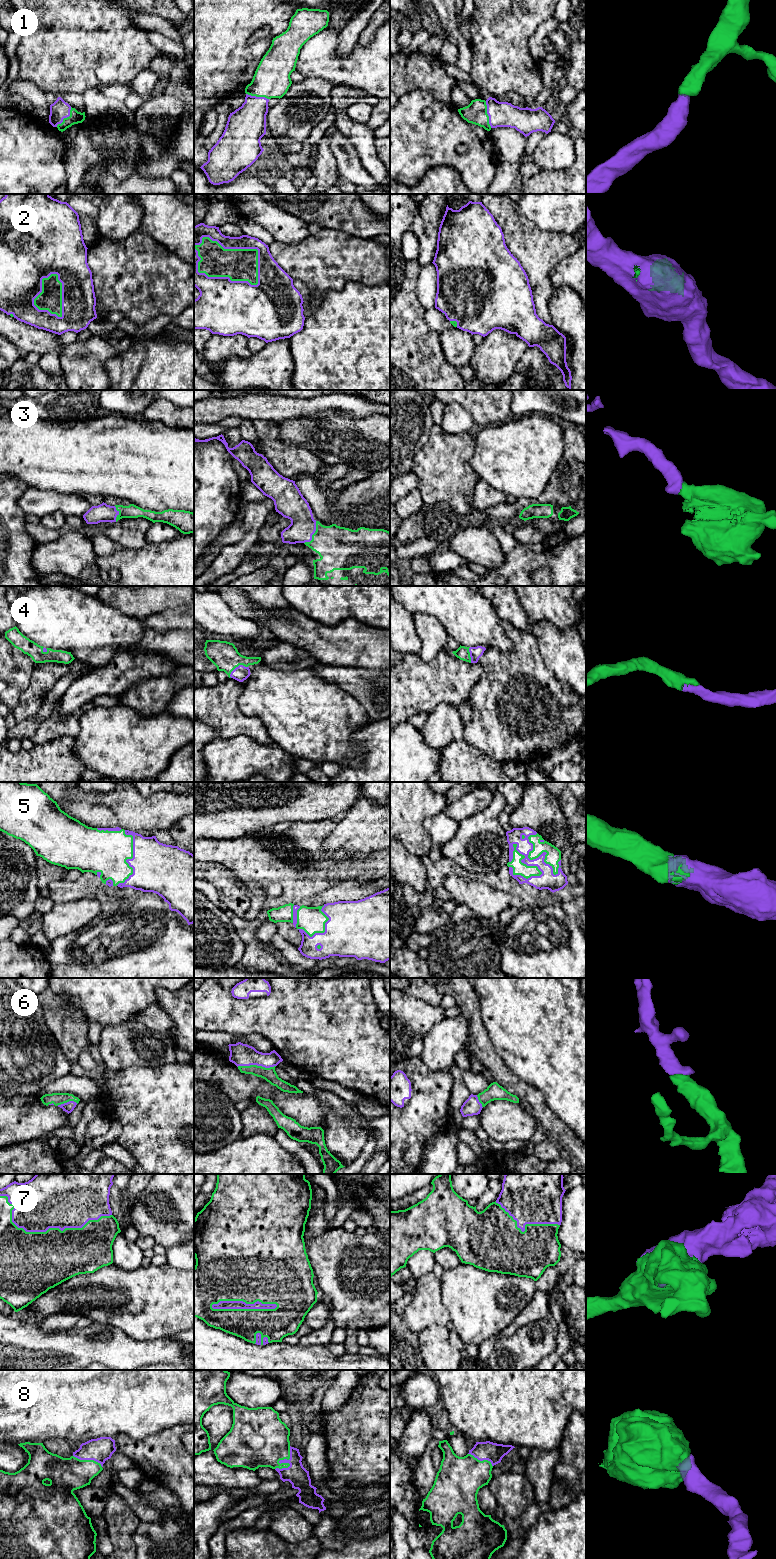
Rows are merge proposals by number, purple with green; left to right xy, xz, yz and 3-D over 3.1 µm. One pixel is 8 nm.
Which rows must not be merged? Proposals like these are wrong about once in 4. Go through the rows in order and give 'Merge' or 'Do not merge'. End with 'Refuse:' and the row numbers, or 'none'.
1: Merge
2: Merge
3: Merge
4: Merge
5: Merge
6: Merge
7: Merge
8: Merge
Refuse: none

